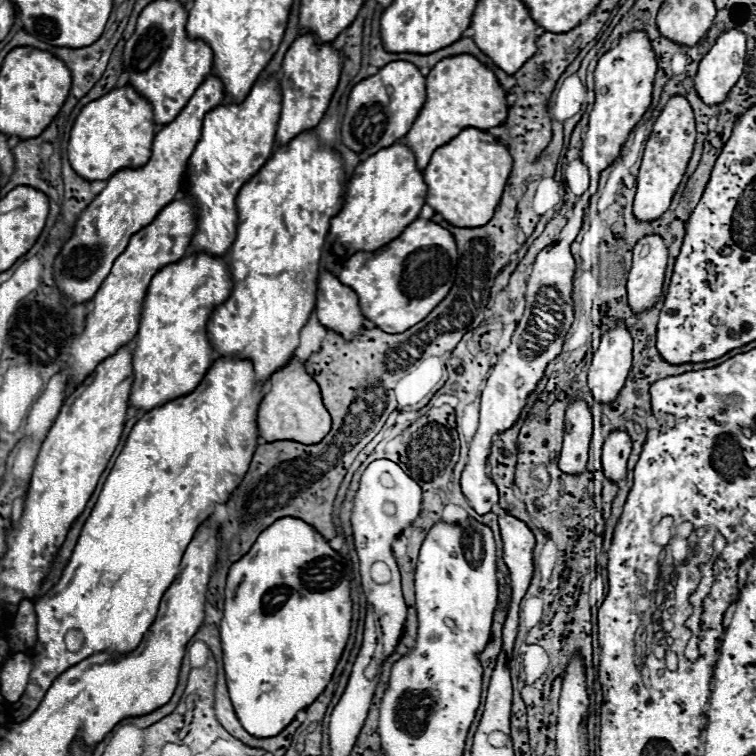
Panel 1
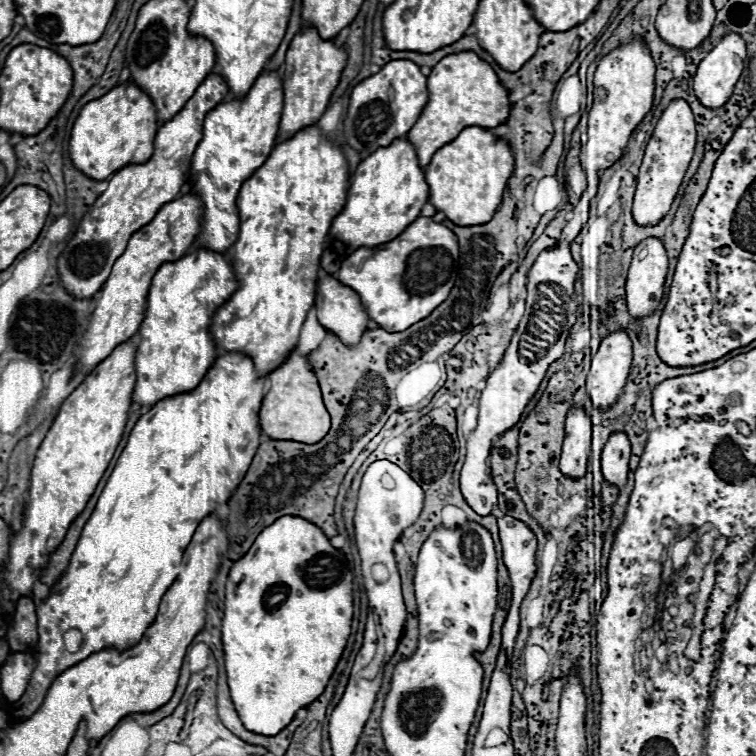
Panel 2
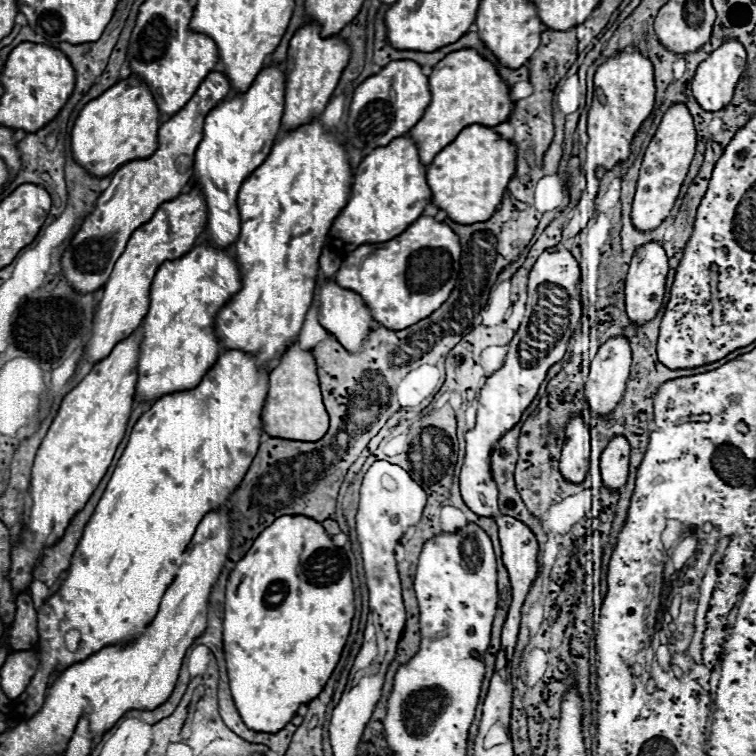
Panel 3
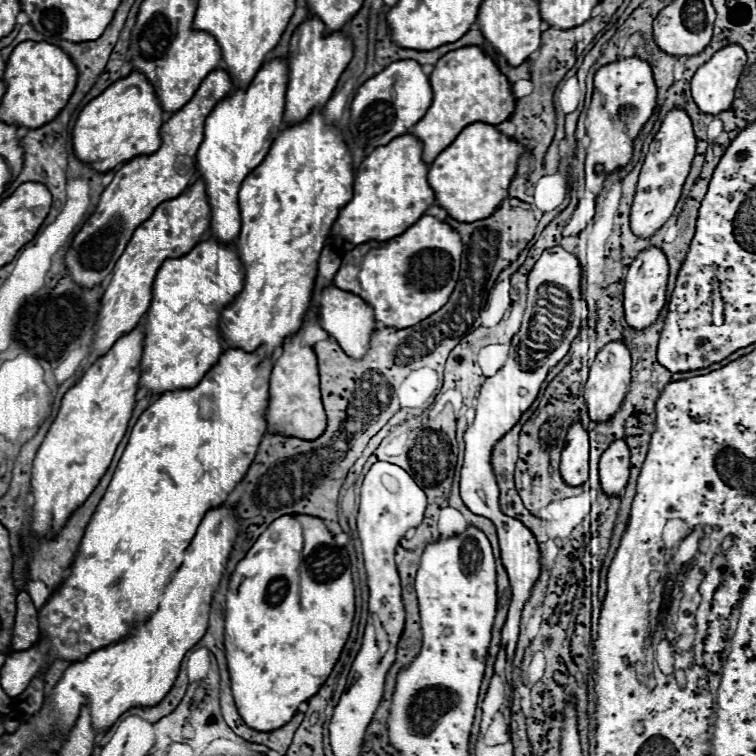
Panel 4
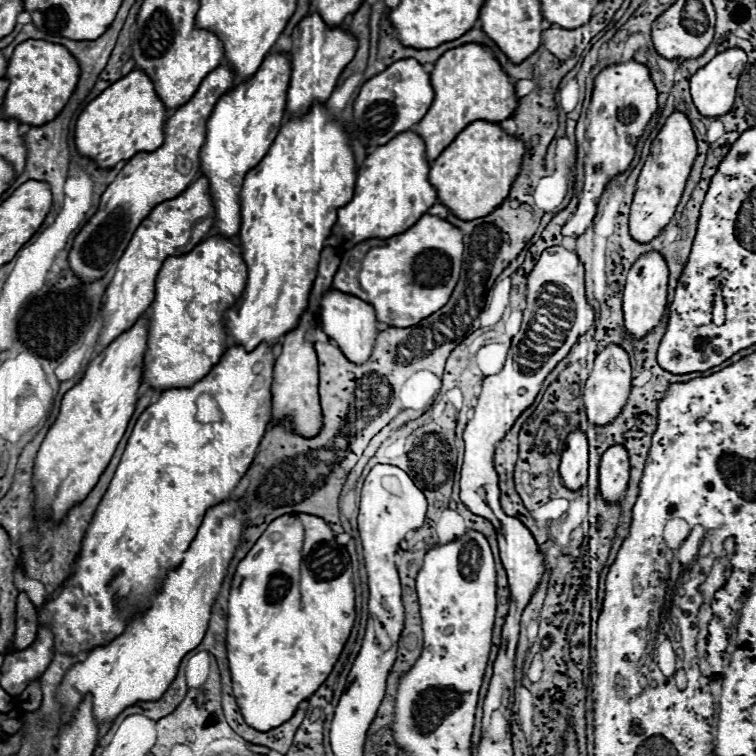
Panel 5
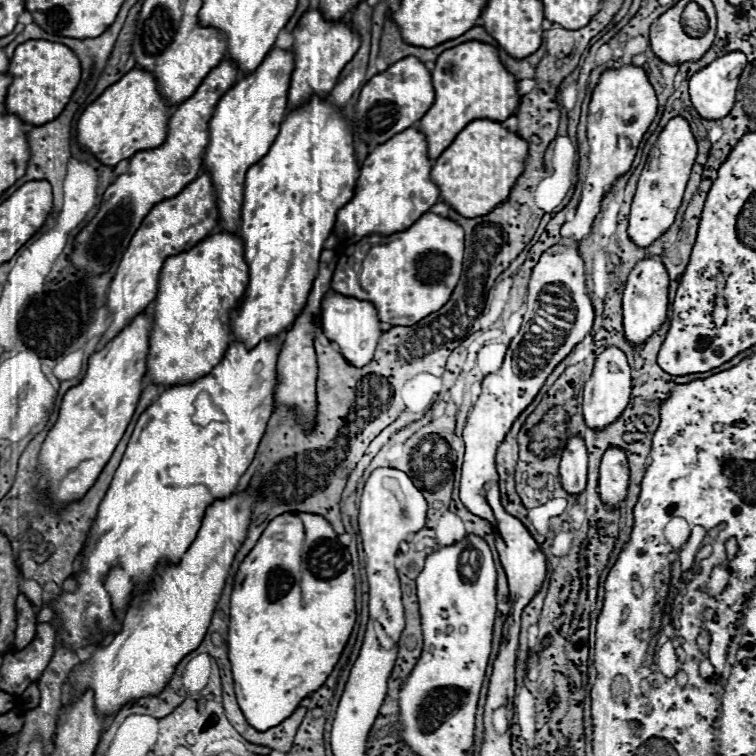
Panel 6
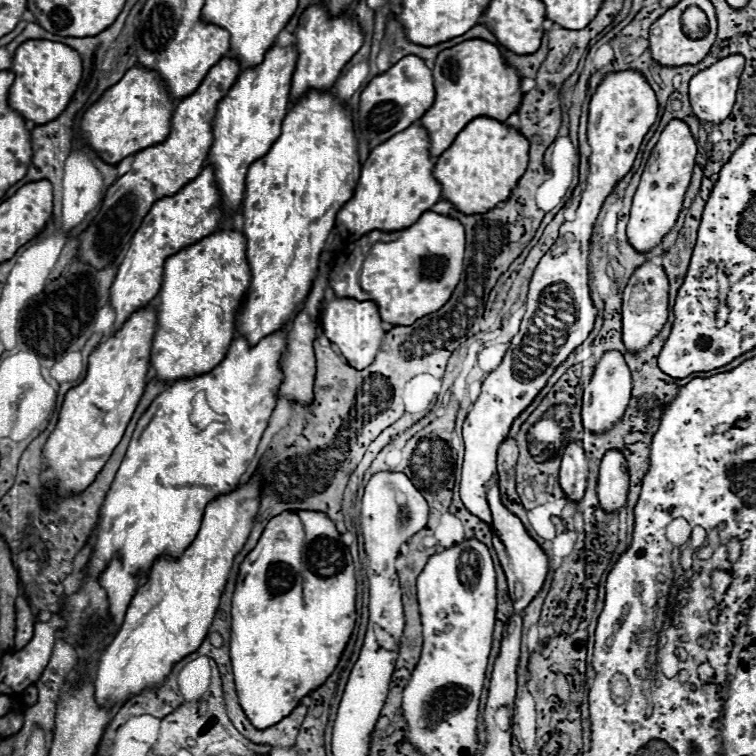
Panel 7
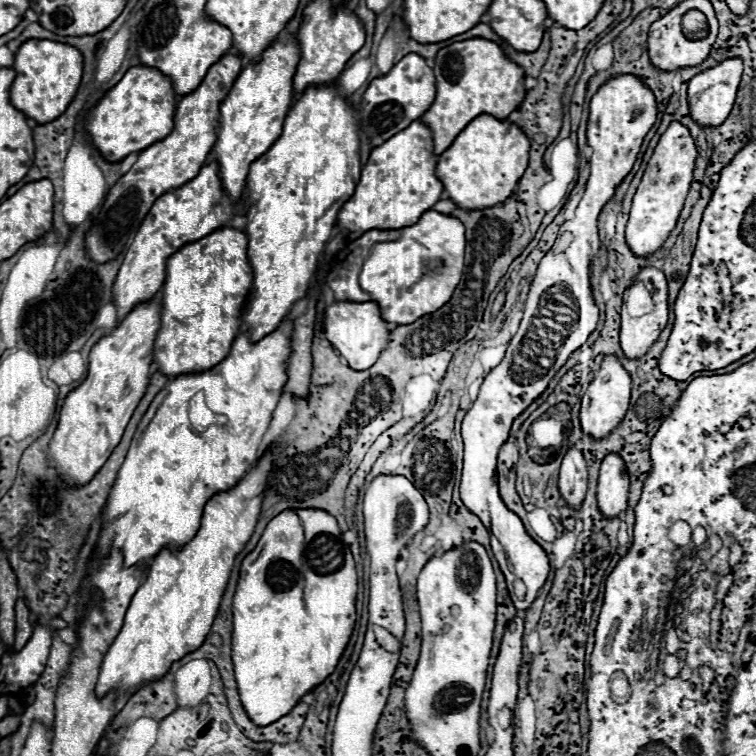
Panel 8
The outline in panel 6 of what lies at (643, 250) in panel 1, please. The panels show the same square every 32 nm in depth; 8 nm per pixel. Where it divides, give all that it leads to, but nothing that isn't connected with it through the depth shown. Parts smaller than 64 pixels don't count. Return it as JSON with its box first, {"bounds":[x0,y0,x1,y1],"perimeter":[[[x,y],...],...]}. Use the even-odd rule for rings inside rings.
{"bounds":[624,258,668,348],"perimeter":[[[646,258],[634,266],[634,270],[628,276],[626,288],[624,288],[624,338],[626,342],[636,348],[648,342],[656,330],[666,320],[668,312],[668,274],[660,260]]]}

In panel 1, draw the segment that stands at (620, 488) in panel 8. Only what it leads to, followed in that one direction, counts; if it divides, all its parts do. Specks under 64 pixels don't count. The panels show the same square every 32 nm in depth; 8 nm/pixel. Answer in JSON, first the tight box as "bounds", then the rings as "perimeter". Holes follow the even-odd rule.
{"bounds":[602,430,632,482],"perimeter":[[[614,430],[608,434],[602,448],[602,470],[608,480],[620,482],[626,478],[630,448],[632,448],[632,442],[626,430]]]}

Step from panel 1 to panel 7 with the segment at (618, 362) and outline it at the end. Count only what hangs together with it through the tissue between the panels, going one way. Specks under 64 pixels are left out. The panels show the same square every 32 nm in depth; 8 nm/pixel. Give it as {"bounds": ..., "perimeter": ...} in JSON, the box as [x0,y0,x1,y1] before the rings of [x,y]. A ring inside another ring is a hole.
{"bounds":[582,350,632,434],"perimeter":[[[616,350],[606,352],[602,356],[602,360],[598,362],[590,384],[584,390],[584,398],[582,398],[582,424],[584,424],[584,430],[588,430],[592,434],[604,434],[614,424],[618,424],[620,418],[624,416],[626,408],[628,408],[630,390],[632,390],[632,378],[630,378],[630,370],[624,362],[624,356]]]}

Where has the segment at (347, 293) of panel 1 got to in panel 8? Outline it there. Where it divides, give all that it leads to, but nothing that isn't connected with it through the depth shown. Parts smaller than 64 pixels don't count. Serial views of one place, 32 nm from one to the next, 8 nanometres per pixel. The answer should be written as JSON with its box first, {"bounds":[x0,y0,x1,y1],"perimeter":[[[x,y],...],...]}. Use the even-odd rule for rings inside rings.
{"bounds":[324,302,390,370],"perimeter":[[[332,302],[324,314],[324,334],[352,370],[368,370],[374,366],[390,340],[390,330],[376,302]]]}

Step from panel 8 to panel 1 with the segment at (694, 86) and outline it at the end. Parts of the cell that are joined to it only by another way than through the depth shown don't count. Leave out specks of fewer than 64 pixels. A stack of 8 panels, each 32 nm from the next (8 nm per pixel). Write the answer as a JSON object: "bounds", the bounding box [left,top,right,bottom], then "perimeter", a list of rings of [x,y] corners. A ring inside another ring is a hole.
{"bounds":[694,30,746,106],"perimeter":[[[728,30],[728,32],[720,34],[720,38],[712,46],[712,50],[702,58],[702,62],[698,66],[698,74],[694,78],[694,88],[696,88],[696,94],[702,98],[702,102],[708,106],[722,104],[726,100],[728,92],[732,90],[732,86],[742,76],[744,64],[746,64],[746,36],[738,30]]]}

